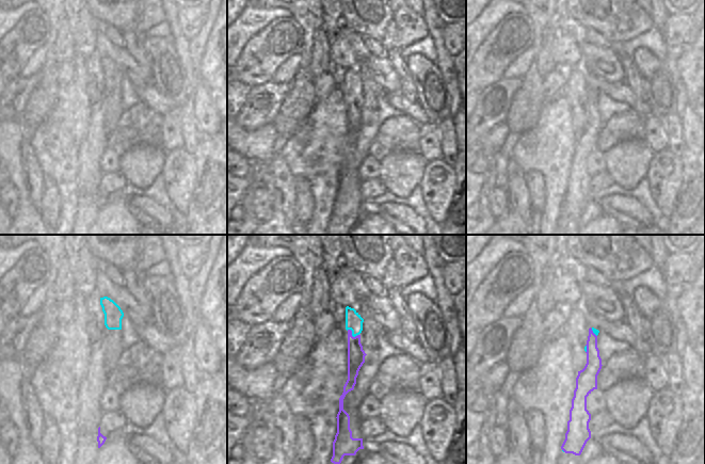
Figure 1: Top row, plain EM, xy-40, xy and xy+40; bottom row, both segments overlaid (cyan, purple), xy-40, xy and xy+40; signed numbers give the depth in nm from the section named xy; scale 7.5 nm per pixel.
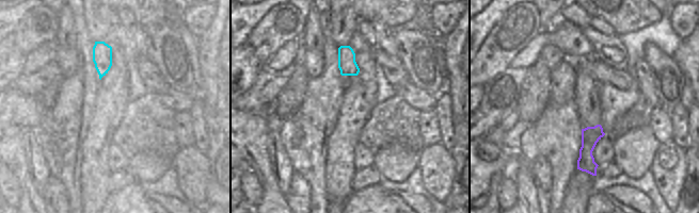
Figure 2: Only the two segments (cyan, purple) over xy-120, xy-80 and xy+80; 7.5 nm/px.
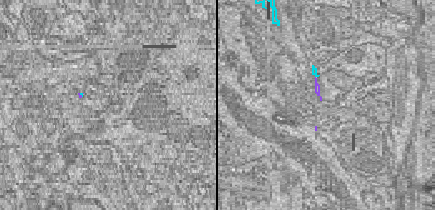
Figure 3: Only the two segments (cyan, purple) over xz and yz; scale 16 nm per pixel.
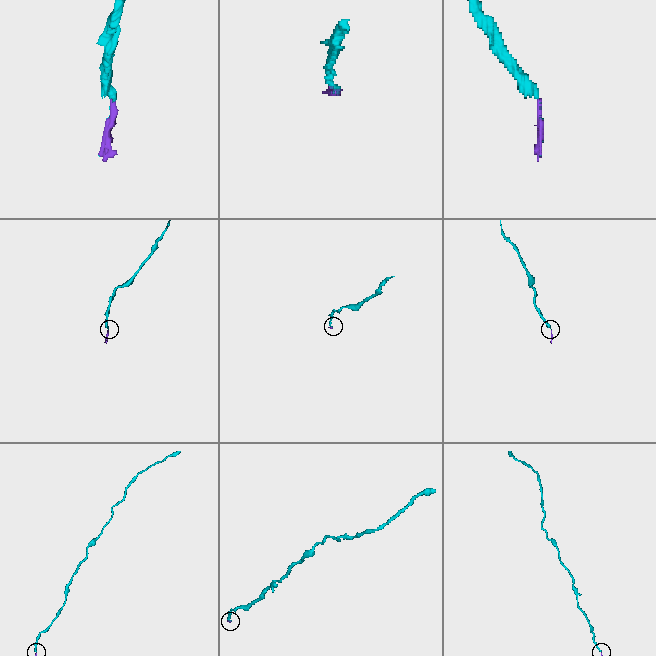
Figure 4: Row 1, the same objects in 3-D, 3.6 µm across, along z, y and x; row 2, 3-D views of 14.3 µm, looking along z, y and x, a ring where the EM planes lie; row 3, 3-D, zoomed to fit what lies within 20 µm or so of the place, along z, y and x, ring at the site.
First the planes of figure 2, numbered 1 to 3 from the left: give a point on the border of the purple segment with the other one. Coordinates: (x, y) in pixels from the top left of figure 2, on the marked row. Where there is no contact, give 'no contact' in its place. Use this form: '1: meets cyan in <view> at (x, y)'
1: no contact
2: no contact
3: no contact

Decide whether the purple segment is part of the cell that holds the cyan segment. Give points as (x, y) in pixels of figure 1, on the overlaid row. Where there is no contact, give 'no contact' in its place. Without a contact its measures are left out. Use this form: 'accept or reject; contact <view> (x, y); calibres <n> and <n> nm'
reject; contact xy (352, 334); calibres 130 and 130 nm

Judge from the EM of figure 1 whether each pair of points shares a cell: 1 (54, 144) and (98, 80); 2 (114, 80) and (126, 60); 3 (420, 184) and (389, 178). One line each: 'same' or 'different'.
1: different
2: different
3: different

